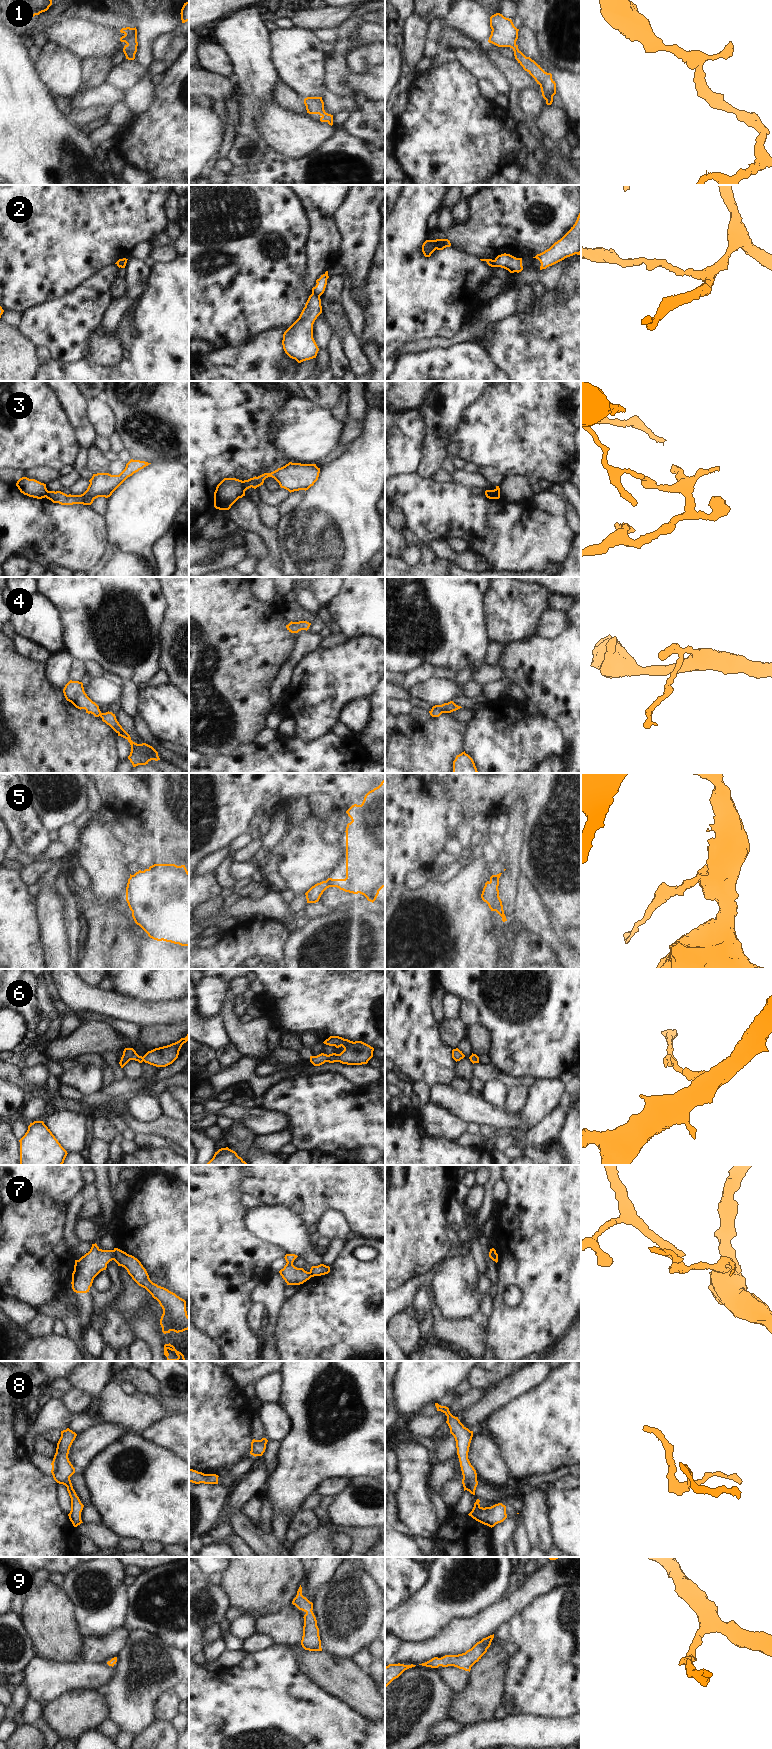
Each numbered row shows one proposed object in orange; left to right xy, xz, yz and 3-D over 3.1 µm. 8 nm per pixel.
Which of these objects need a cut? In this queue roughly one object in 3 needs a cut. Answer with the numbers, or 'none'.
2, 3, 5, 7

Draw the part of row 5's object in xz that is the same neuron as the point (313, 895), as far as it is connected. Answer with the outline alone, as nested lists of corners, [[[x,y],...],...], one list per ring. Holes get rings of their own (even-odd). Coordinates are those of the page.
[[[322,881],[312,886],[306,893],[307,903],[316,903],[319,901],[323,892],[330,887],[329,882]]]

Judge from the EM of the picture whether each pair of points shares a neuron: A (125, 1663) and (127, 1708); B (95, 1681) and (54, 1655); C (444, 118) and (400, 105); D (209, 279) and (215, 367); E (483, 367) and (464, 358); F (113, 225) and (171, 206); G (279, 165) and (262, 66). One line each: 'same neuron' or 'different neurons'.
A: same neuron
B: different neurons
C: different neurons
D: different neurons
E: same neuron
F: different neurons
G: different neurons

